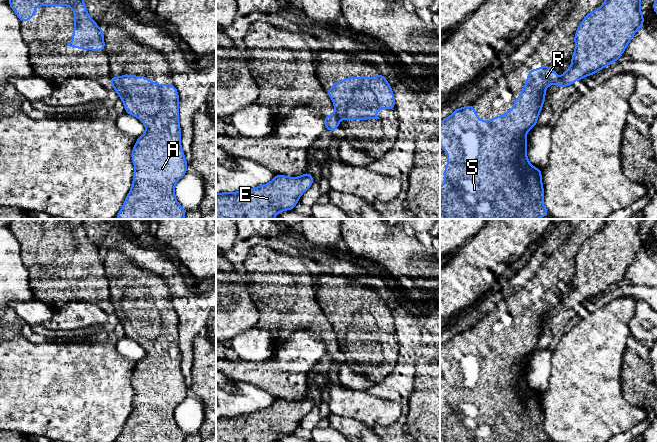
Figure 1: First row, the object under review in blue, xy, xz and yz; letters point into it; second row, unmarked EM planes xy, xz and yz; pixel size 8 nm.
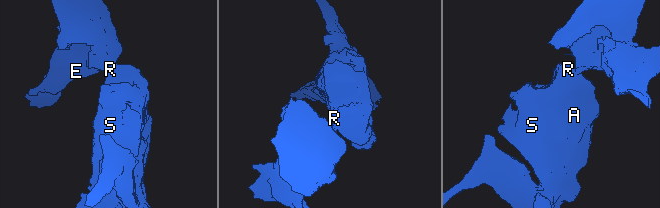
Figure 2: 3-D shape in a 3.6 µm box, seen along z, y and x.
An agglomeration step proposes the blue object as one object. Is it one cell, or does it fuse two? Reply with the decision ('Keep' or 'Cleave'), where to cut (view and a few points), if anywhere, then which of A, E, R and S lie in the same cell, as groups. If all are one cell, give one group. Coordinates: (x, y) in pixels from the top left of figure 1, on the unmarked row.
Cleave. Split along xz (335, 336), (339, 342). Groups: A R S / E

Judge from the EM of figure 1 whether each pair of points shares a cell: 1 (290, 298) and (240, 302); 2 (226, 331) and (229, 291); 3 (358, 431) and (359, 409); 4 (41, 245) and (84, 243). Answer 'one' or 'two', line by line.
1: two
2: one
3: two
4: one

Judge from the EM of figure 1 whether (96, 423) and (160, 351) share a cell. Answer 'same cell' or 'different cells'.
different cells

